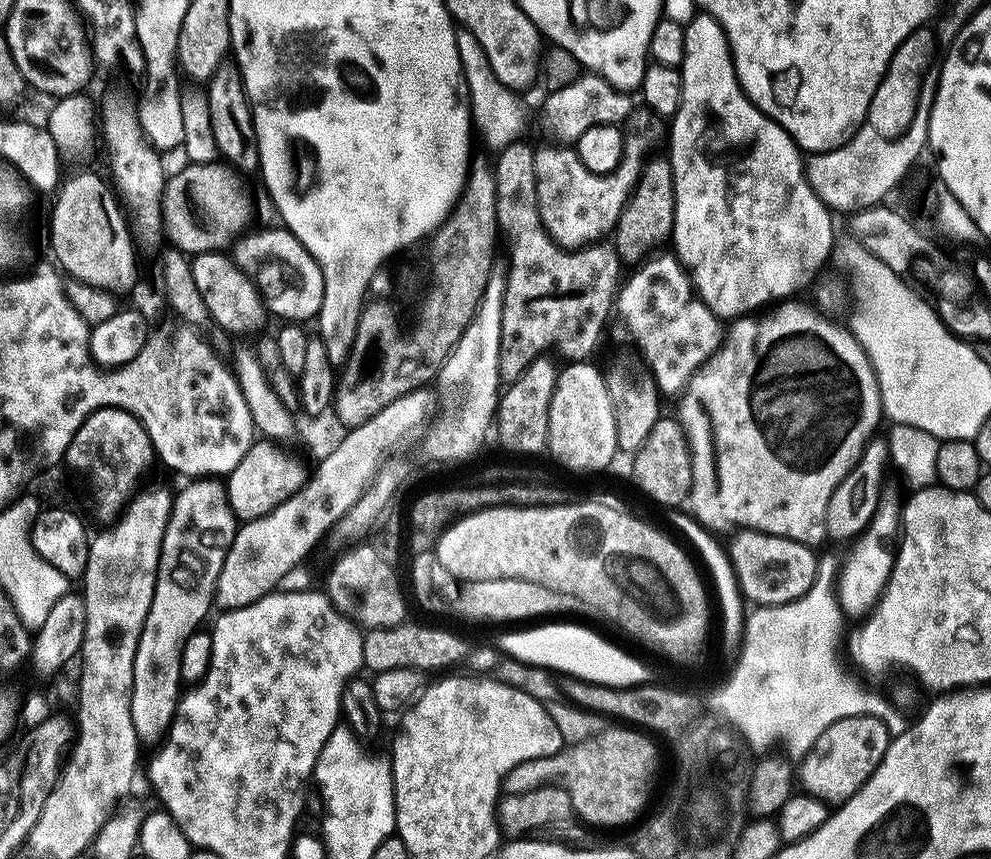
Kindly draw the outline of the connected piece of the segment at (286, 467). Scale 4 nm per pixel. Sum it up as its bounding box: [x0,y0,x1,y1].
[226,443,306,522]

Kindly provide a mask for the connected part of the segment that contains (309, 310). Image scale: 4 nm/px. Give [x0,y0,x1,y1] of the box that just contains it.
[230,226,324,322]

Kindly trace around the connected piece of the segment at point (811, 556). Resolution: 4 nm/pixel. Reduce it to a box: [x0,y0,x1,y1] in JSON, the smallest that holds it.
[730,531,817,606]

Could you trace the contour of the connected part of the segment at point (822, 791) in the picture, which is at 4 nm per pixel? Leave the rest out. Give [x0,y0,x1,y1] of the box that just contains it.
[799,716,890,802]

